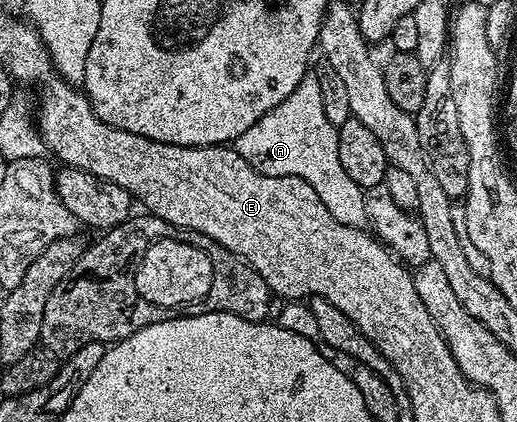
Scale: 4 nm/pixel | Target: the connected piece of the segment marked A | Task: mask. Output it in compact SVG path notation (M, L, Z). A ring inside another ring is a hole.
M307 76L287 96L287 100L271 108L243 136L239 136L235 149L251 168L263 172L267 176L299 176L299 180L307 180L319 200L339 220L339 224L348 226L370 225L369 213L365 207L365 190L351 176L347 176L343 163L339 160L339 136L337 127L333 126L323 110L323 95L320 91L320 77Z

